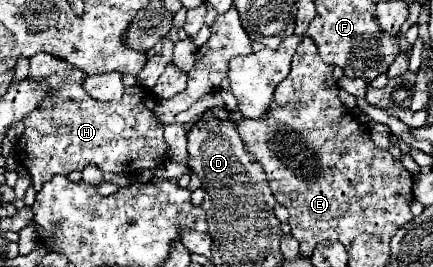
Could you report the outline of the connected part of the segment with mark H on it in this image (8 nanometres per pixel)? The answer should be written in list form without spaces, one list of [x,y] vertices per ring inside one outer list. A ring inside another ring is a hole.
[[[36,54],[30,58],[30,78],[44,80],[52,88],[52,92],[48,92],[48,96],[40,102],[40,108],[30,112],[22,120],[26,130],[16,142],[18,162],[22,162],[22,166],[32,176],[32,188],[36,192],[40,192],[42,184],[48,182],[52,176],[56,176],[56,174],[68,176],[70,172],[82,170],[88,164],[98,166],[102,172],[136,174],[138,166],[140,166],[140,170],[158,168],[168,160],[166,144],[164,144],[164,136],[162,136],[164,130],[158,124],[156,114],[154,114],[156,100],[154,100],[152,92],[148,92],[146,88],[142,88],[142,86],[126,88],[120,102],[98,102],[84,92],[82,84],[86,80],[86,74],[80,72],[80,68],[68,64],[66,60],[56,60],[56,56],[48,56],[48,54]]]

